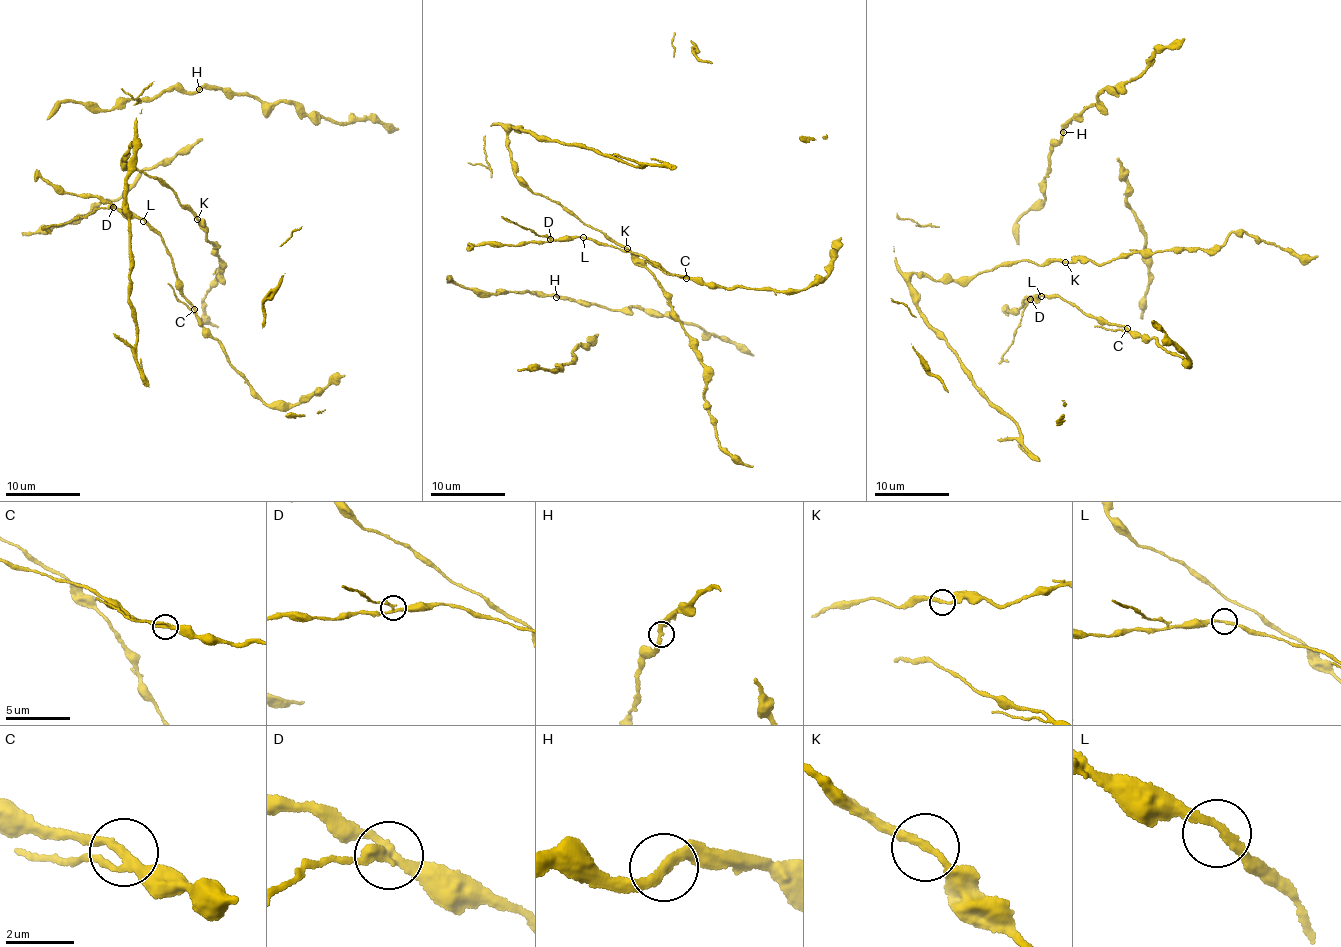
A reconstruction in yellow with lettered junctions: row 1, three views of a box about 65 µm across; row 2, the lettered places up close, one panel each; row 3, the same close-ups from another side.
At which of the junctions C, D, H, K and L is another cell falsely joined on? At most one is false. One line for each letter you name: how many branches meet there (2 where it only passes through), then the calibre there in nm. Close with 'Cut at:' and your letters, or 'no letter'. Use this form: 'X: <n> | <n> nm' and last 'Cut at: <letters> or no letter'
D: 3 | 200 nm
Cut at: D

